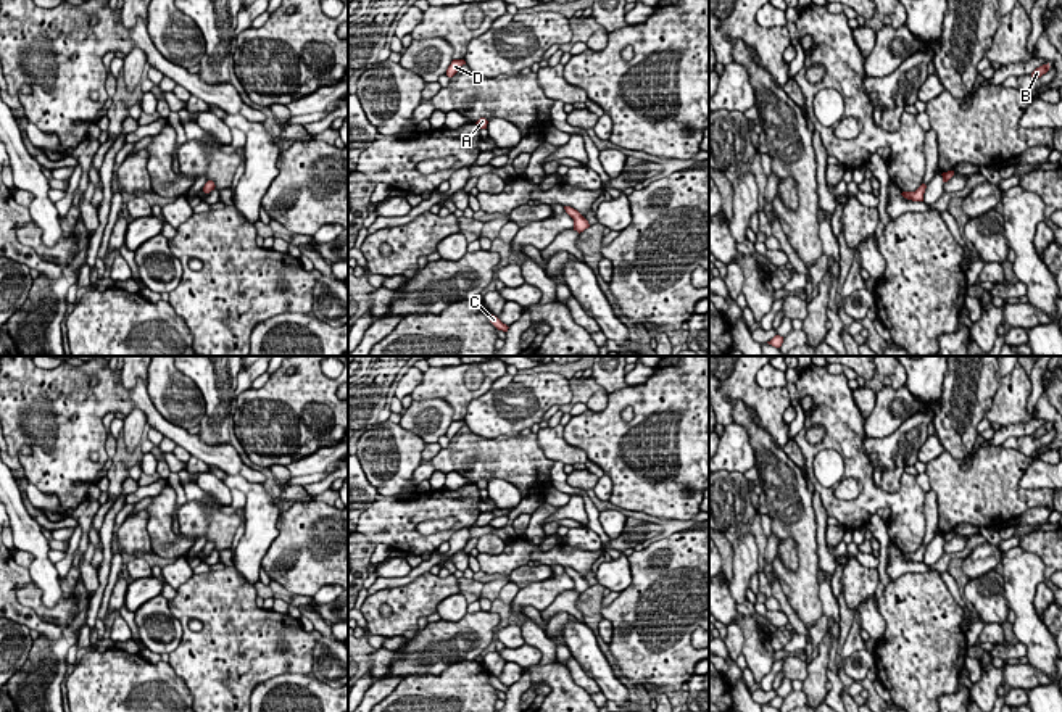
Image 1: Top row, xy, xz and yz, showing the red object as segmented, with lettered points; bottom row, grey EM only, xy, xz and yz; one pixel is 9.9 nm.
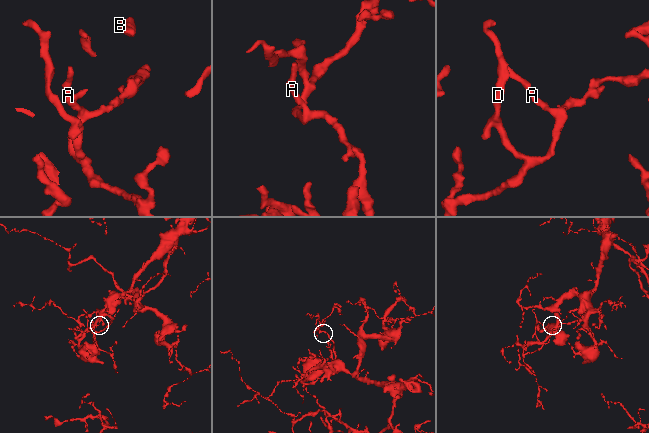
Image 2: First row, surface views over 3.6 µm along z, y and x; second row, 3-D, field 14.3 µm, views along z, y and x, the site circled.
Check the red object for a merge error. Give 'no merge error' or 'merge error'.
merge error

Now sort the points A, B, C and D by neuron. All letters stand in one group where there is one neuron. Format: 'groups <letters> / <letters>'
groups A D / B C

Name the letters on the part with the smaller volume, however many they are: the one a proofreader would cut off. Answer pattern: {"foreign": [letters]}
{"foreign": ["A", "D"]}

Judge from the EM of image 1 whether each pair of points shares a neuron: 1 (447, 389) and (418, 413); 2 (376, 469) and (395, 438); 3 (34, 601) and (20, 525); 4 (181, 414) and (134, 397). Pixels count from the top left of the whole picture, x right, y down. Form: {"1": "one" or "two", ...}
{"1": "two", "2": "one", "3": "two", "4": "two"}

